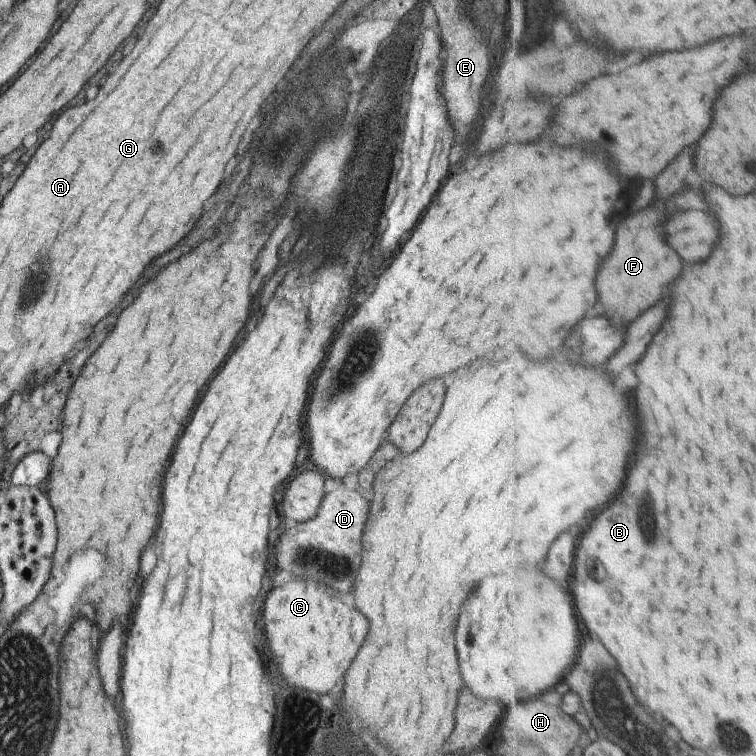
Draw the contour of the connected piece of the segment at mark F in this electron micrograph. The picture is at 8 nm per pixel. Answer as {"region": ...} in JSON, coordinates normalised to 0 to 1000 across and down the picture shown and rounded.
{"region":[[[890,272],[880,278],[861,275],[856,278],[856,286],[853,278],[848,278],[840,288],[829,288],[824,294],[824,302],[819,296],[816,323],[811,325],[811,333],[800,341],[803,357],[795,354],[795,365],[790,365],[790,386],[795,386],[792,399],[798,402],[800,421],[811,423],[813,434],[832,431],[837,423],[845,421],[845,415],[851,415],[874,394],[880,394],[888,370],[896,368],[903,354],[903,344],[896,339],[896,333],[890,333],[890,328],[885,328],[885,323],[874,317],[874,294],[888,278]]]}

